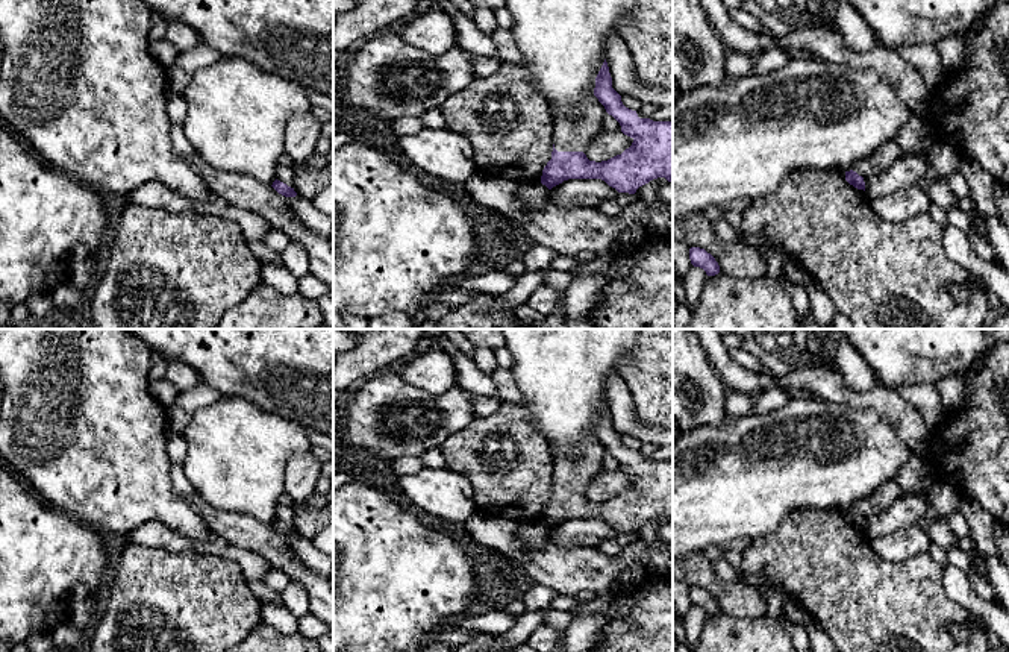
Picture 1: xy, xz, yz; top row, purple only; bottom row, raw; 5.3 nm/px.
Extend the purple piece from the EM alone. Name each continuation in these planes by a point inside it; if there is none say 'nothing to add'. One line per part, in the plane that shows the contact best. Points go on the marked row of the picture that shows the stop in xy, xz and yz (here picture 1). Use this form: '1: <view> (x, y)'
1: xz (571, 132)

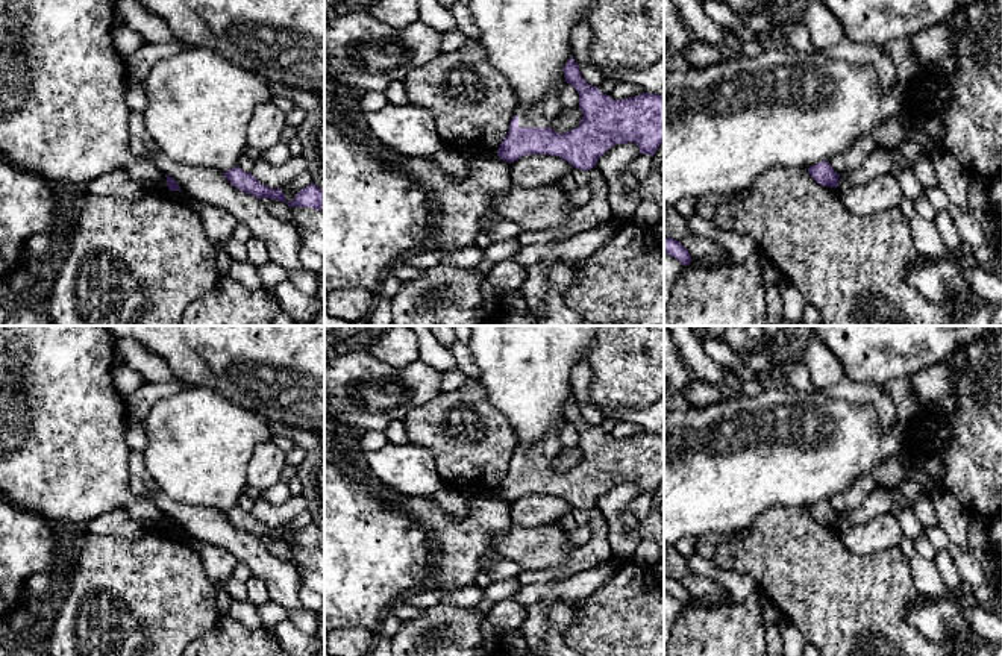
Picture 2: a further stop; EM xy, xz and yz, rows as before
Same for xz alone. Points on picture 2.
1: xz (543, 114)

